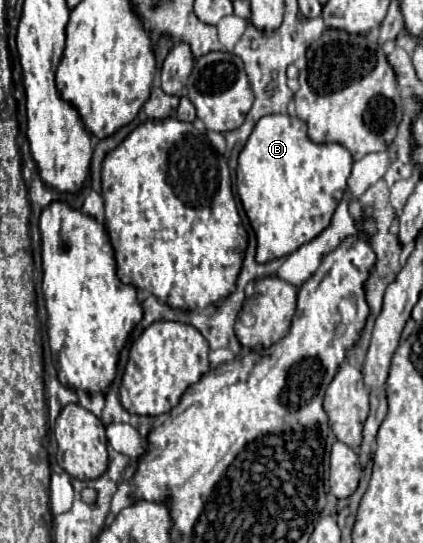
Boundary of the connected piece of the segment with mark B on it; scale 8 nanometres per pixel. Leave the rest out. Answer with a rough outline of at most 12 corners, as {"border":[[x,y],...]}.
{"border":[[263,116],[237,192],[257,262],[317,238],[351,152],[313,144],[301,118]]}

